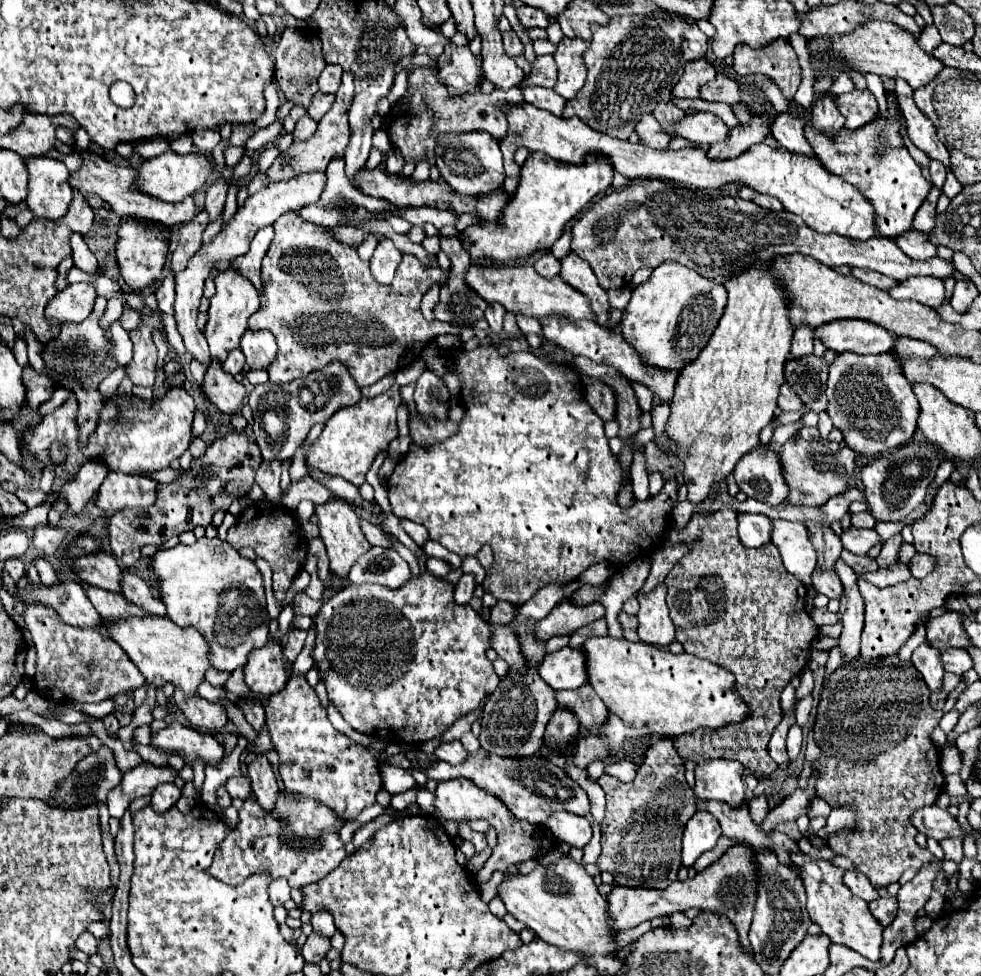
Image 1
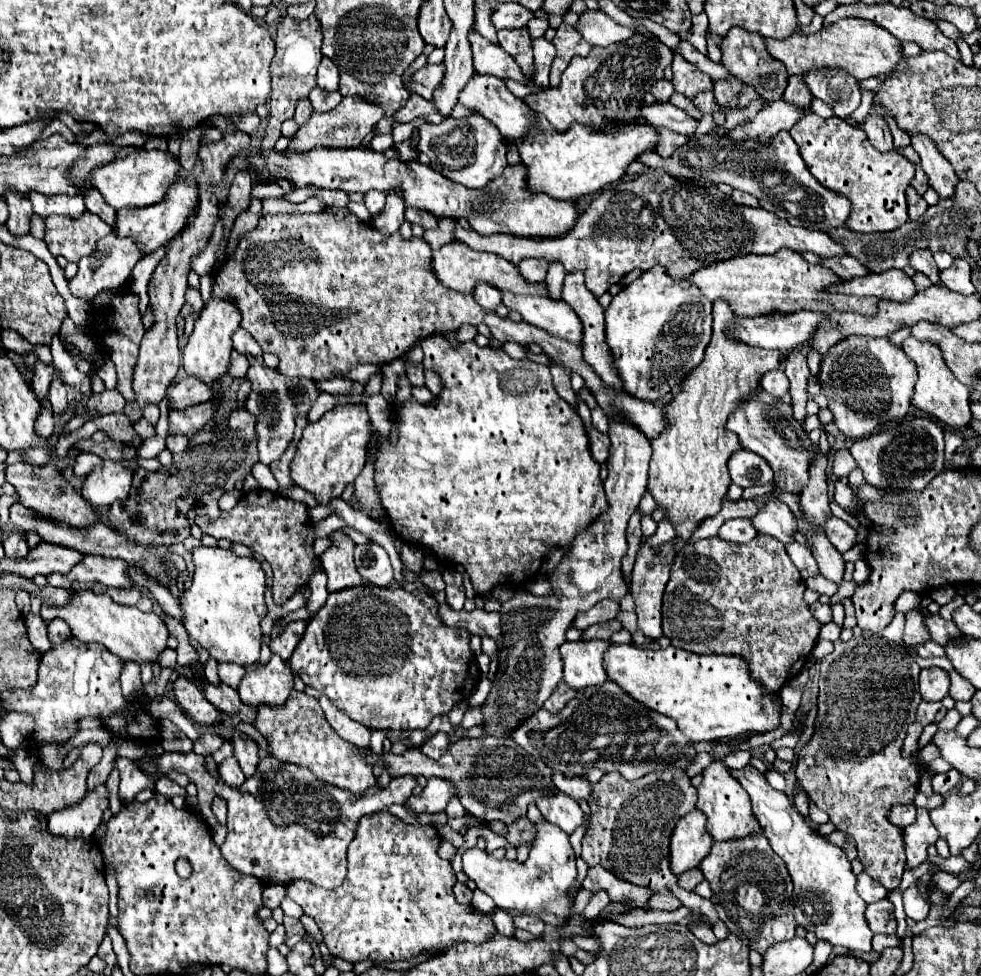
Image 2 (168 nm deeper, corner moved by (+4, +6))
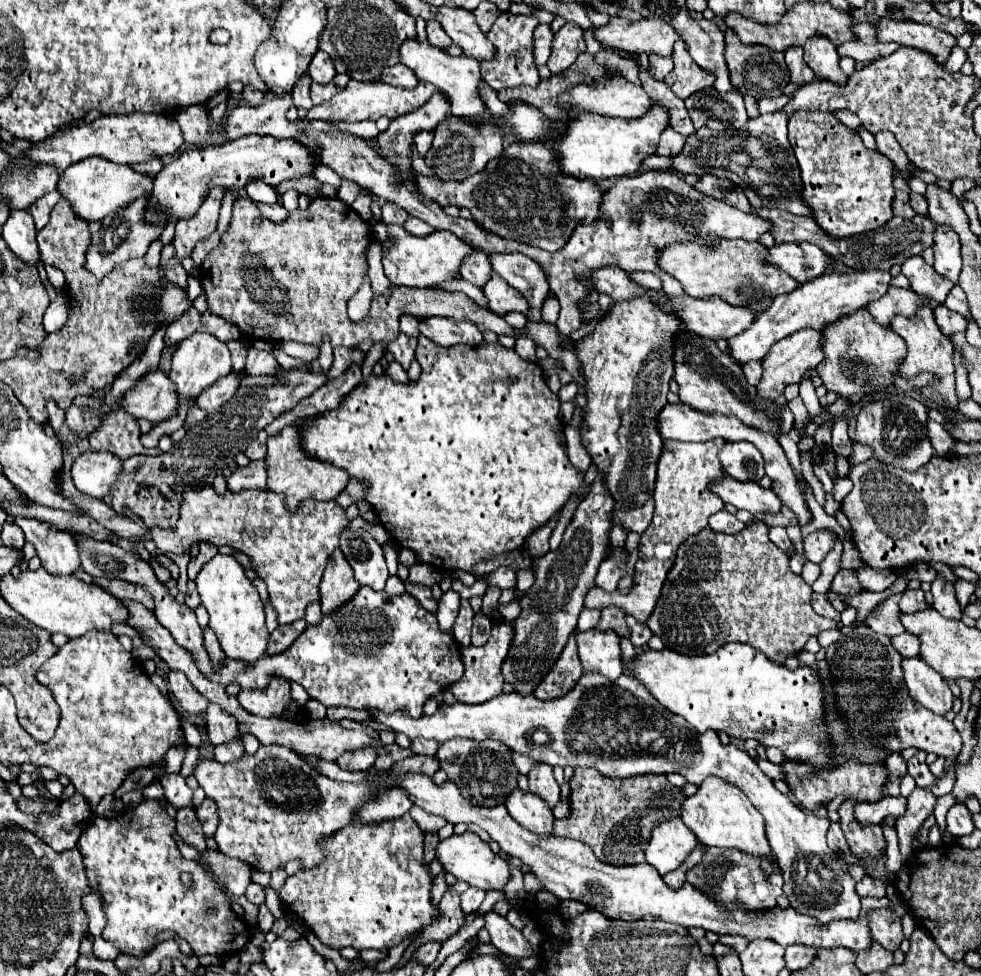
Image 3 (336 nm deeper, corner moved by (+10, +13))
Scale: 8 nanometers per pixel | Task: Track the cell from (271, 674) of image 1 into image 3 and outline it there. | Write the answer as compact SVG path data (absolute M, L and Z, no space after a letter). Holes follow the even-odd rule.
M270 678L266 690L240 690L238 702L256 716L282 716L284 708L290 704L290 682L284 678Z

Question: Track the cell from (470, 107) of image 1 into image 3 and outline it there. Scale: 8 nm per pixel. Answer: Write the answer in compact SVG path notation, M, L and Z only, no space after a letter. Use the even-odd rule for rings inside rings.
M538 24L534 30L534 64L542 66L546 64L550 56L550 44L552 44L552 30L548 24Z

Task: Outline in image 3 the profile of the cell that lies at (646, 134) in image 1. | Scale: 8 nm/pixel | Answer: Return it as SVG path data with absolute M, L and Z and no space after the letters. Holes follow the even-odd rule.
M668 126L662 132L662 138L660 138L656 154L660 154L660 156L674 156L674 154L678 154L682 150L682 146L684 146L684 136Z

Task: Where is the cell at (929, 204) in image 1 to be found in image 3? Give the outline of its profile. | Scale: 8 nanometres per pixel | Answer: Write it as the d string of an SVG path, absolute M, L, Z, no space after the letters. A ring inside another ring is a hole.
M902 190L896 192L896 198L894 198L894 202L892 202L892 210L894 210L896 216L914 218L914 210L912 210L912 206L910 206L910 198L908 198L908 194L902 192Z

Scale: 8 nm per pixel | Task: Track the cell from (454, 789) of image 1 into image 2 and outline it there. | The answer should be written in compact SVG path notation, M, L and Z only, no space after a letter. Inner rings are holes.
M432 777L420 795L408 797L404 807L412 813L438 813L446 809L448 799L454 795L456 789L452 789L448 781L438 781L438 777Z

